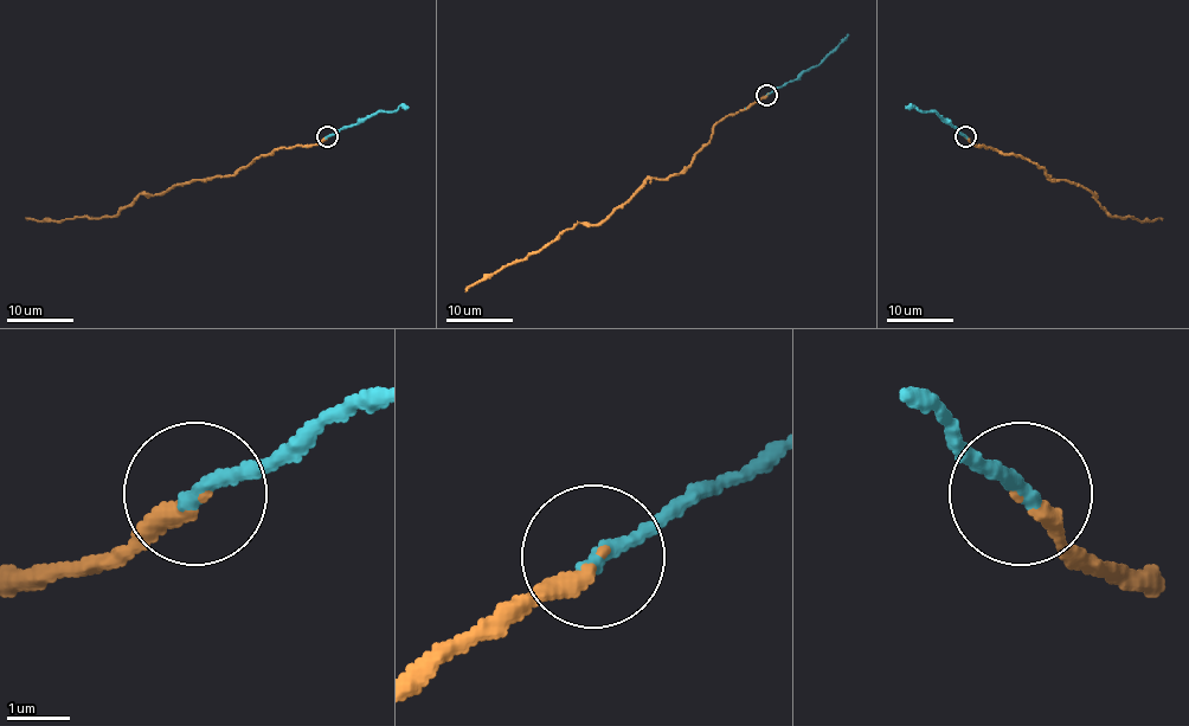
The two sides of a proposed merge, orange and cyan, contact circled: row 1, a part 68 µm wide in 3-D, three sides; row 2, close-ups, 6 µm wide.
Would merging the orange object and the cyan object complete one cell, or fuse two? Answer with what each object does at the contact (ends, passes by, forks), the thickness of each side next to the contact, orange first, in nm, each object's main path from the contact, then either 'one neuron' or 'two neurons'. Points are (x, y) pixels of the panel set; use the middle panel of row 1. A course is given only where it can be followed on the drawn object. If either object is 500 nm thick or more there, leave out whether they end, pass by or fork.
orange ends | cyan ends | 240/280 nm | orange via (767, 95), (719, 121), (712, 137), (679, 173), (649, 178), (599, 223), (564, 230), (466, 291) | cyan via (767, 95), (818, 65), (849, 34) | one neuron

